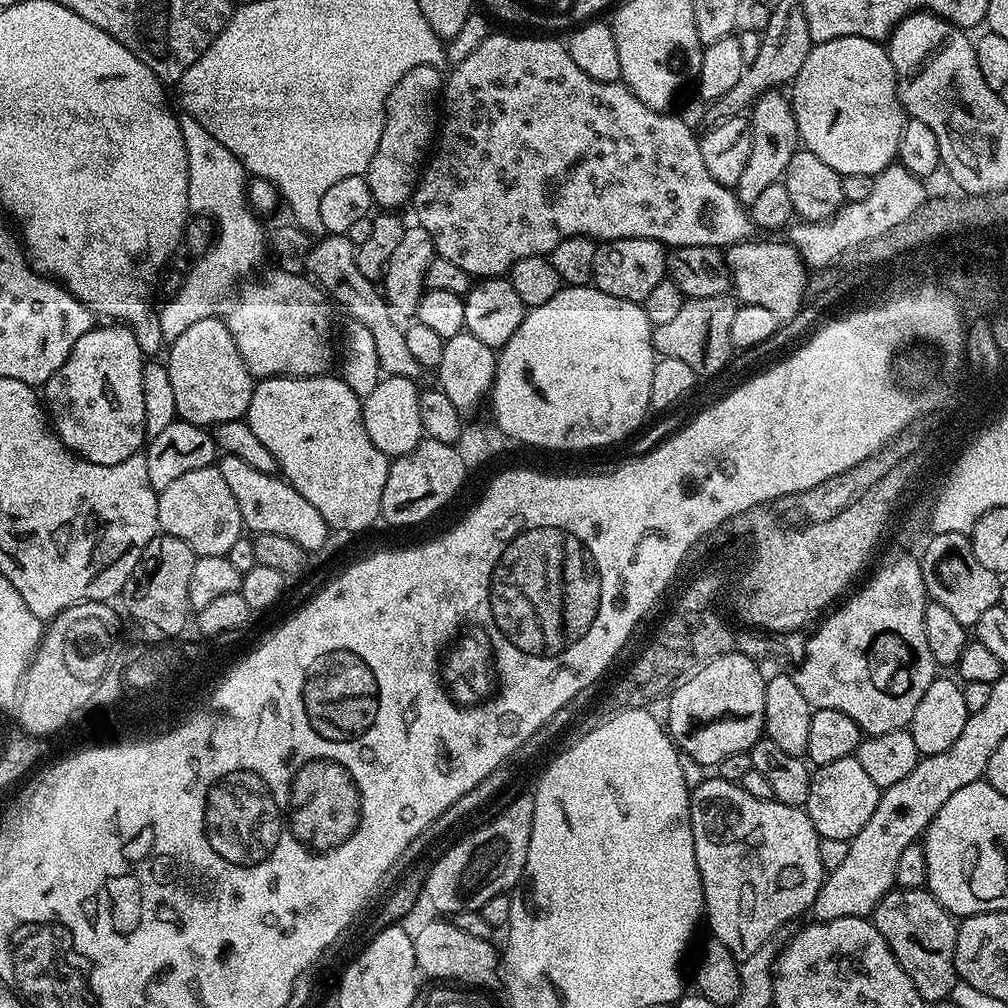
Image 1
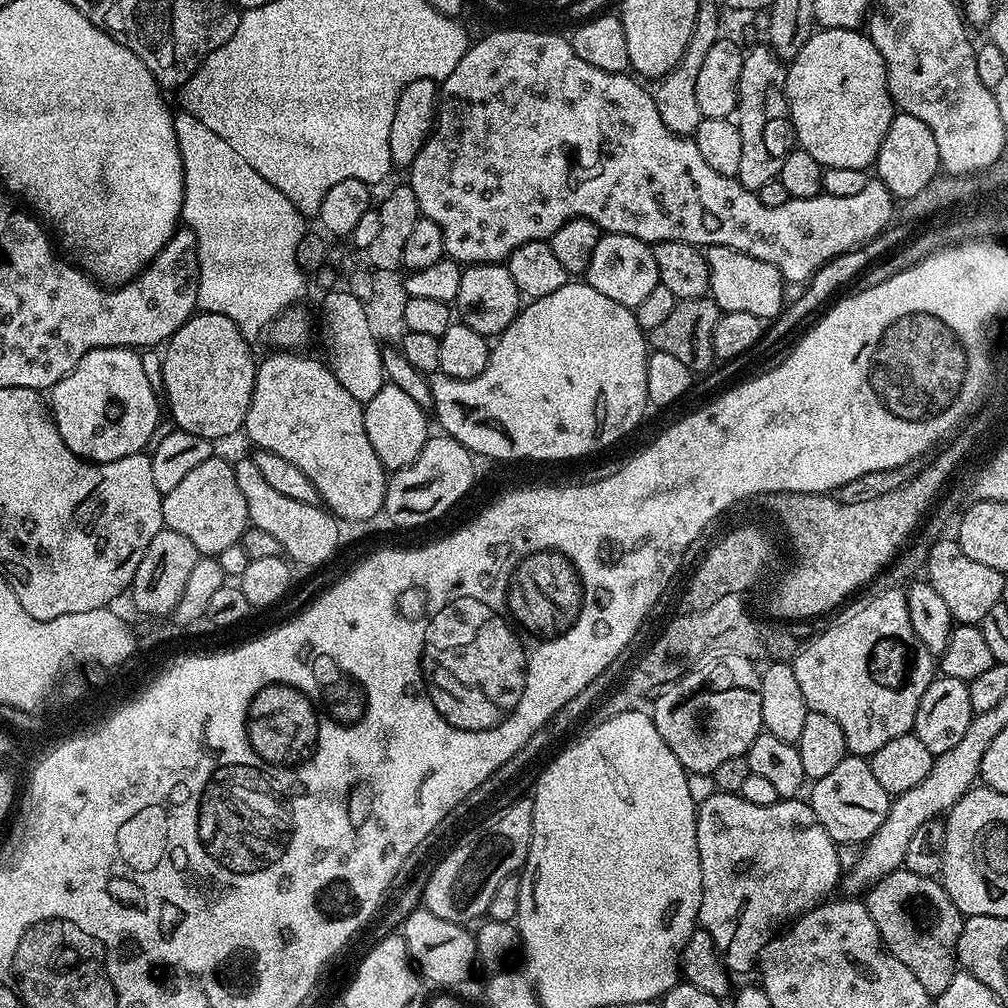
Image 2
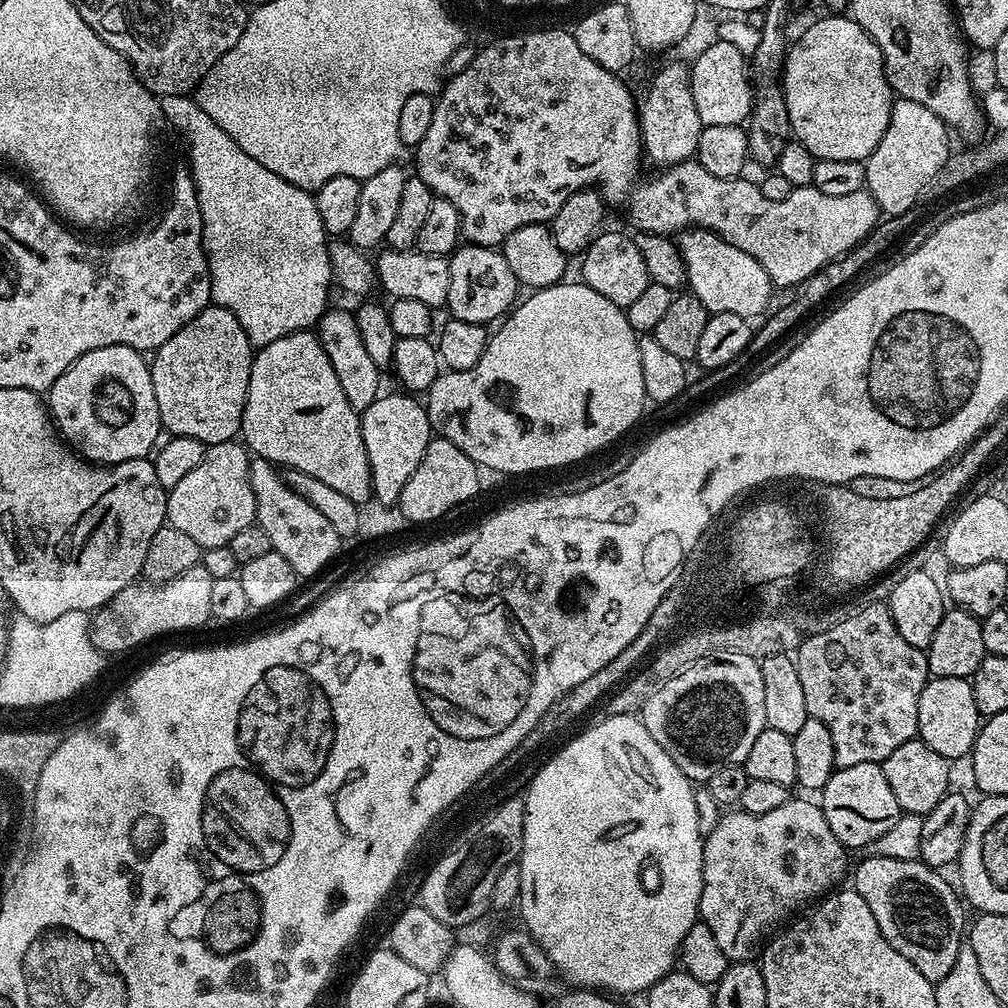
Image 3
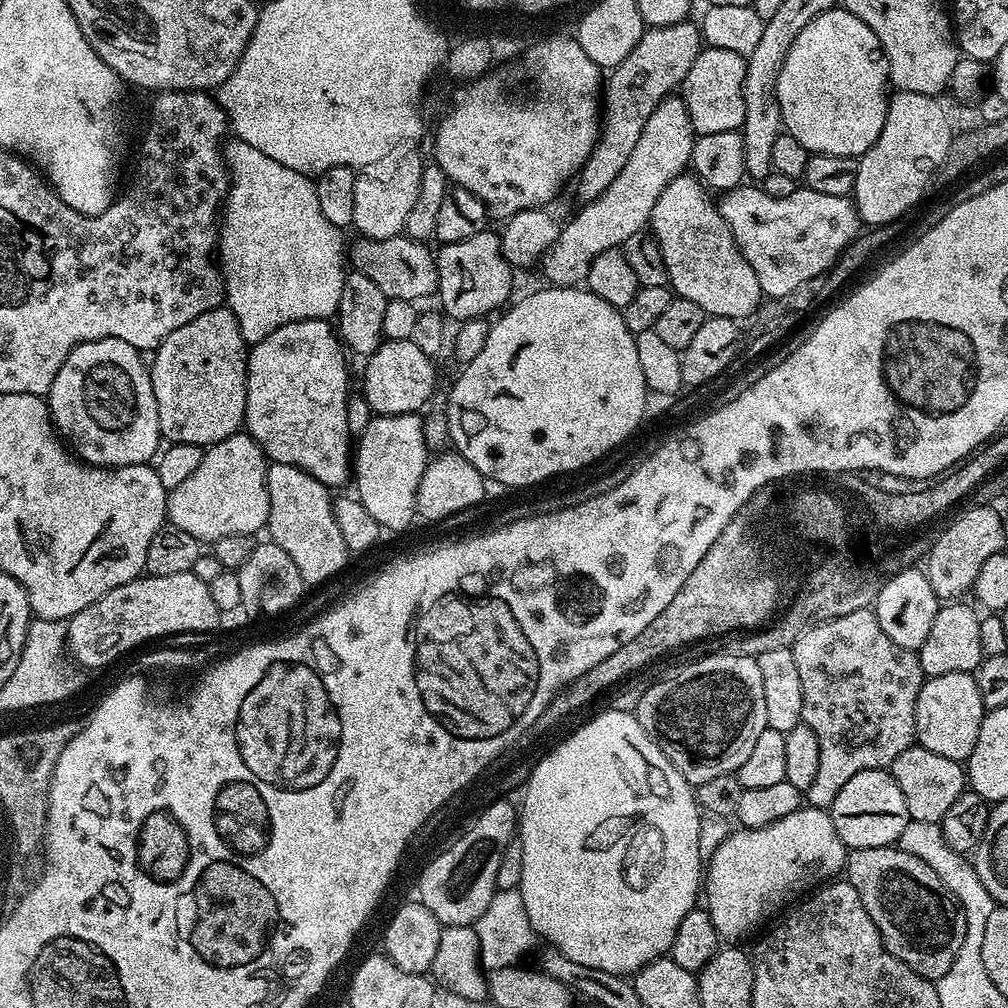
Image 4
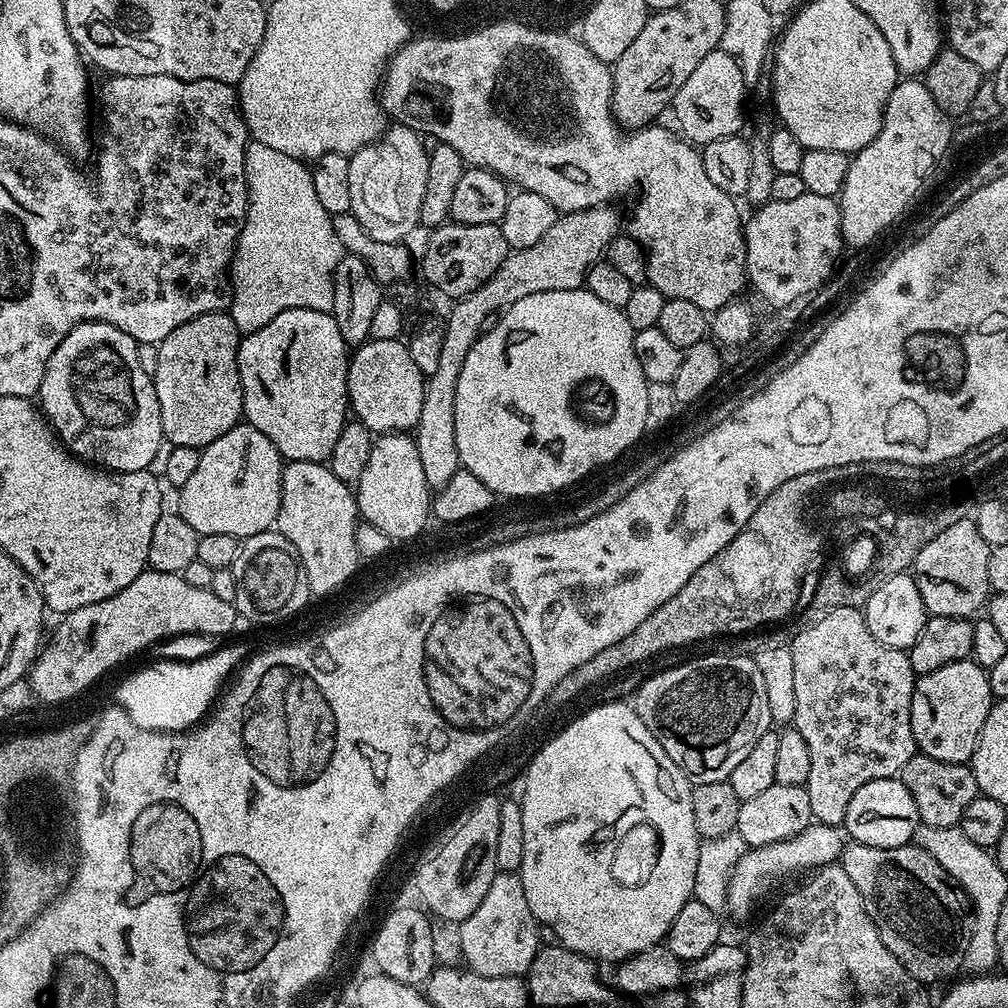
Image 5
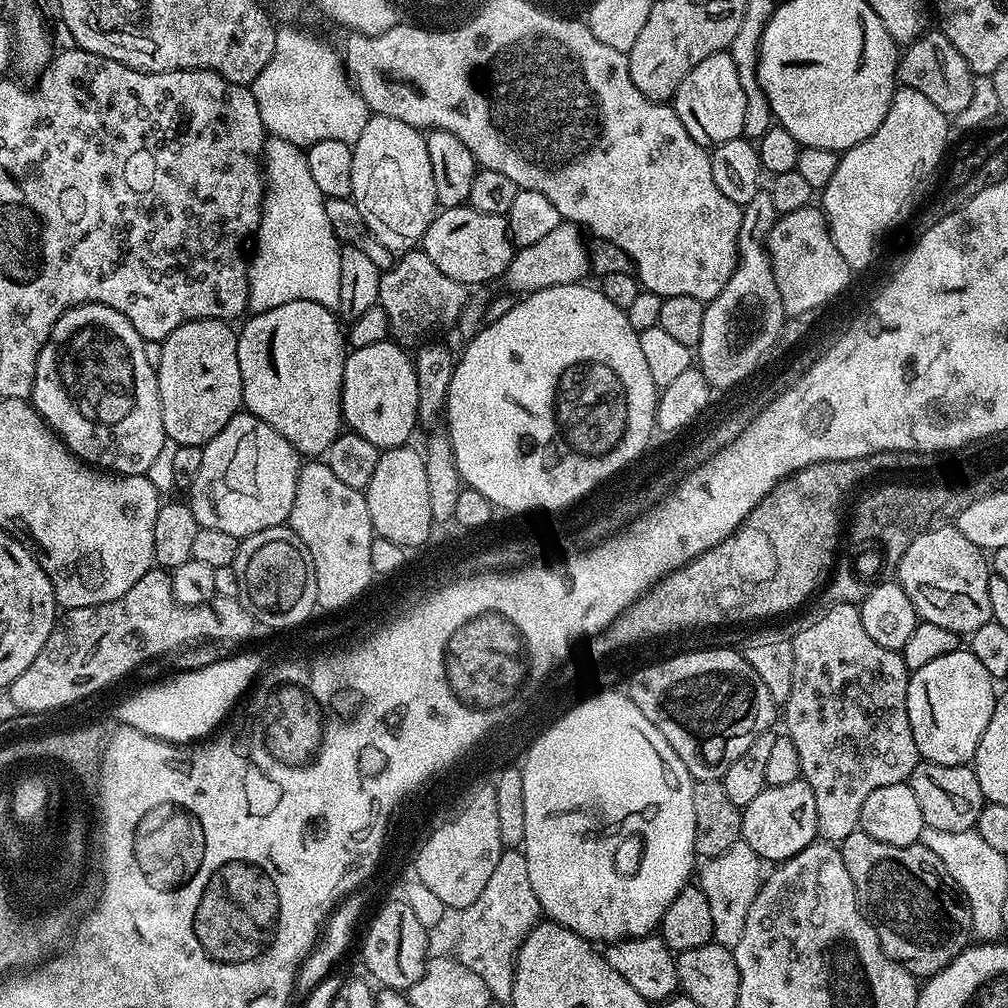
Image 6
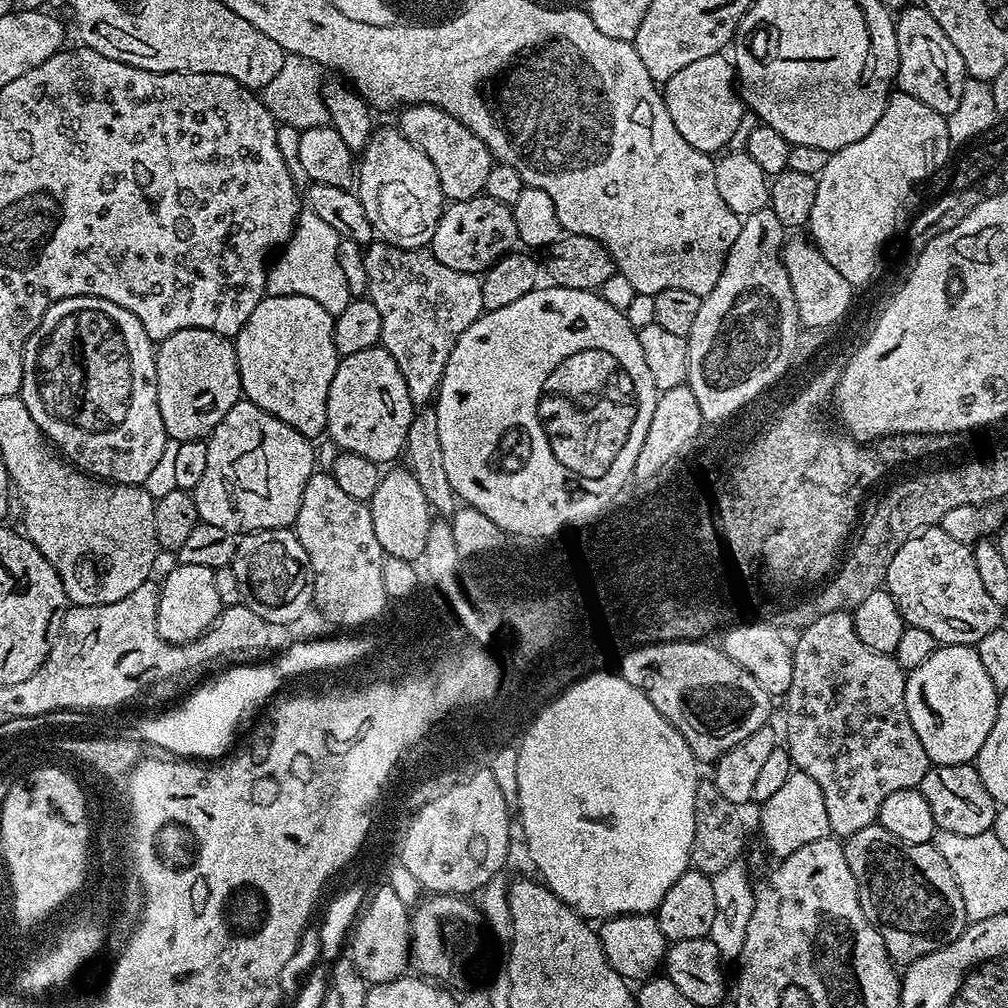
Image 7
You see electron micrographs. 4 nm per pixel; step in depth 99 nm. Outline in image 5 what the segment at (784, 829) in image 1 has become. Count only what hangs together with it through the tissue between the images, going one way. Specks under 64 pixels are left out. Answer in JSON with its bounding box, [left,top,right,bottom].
[727,822,845,916]

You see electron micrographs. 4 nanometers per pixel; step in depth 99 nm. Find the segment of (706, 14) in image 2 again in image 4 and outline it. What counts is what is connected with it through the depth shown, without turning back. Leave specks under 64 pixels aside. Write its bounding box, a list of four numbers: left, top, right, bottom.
[538,94,696,288]

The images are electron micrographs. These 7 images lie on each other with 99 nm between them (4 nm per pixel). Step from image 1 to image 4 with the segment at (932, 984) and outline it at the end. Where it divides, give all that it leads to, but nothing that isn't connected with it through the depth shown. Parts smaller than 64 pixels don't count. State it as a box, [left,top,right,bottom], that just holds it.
[846,846,966,982]

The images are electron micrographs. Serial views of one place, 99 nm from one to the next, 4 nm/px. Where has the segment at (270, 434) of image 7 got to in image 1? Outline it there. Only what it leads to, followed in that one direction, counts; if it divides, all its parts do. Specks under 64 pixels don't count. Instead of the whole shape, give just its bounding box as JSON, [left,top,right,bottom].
[158,466,245,556]

